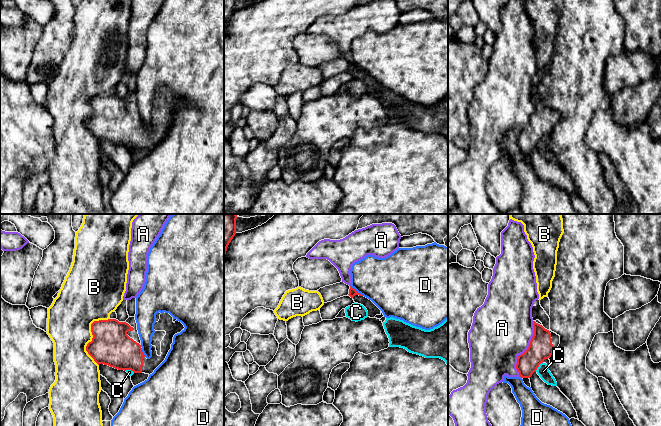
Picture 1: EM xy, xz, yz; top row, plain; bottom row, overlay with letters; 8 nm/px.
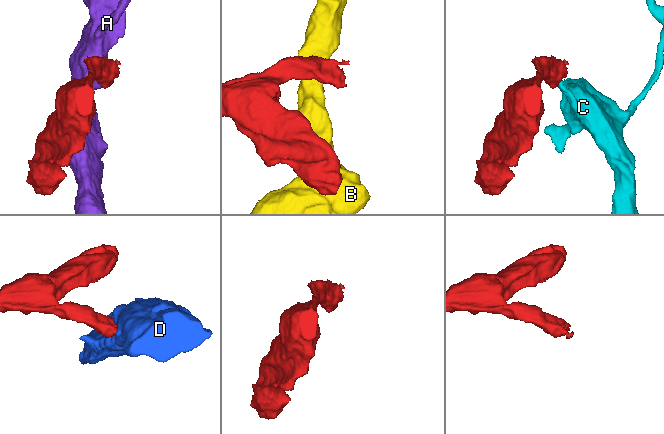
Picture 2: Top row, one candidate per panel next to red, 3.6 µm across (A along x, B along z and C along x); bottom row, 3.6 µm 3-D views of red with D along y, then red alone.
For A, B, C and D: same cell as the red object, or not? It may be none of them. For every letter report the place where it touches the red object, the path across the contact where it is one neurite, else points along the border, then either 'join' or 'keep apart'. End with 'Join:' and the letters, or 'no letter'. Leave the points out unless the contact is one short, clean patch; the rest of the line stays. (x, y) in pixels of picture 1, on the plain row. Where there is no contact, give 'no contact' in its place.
A: yz (527, 125) | keep apart
B: xy (93, 112) | keep apart
C: yz (538, 142) | along yz (542, 138), (535, 147) | keep apart
D: xz (356, 67) | keep apart
Join: no letter

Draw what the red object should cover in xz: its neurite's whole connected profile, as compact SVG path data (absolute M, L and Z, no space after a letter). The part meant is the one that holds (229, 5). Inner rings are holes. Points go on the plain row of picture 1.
M224 0L224 31L227 23L236 10L236 0Z

